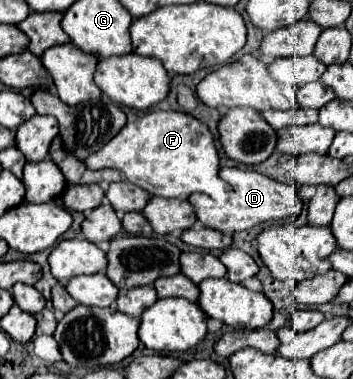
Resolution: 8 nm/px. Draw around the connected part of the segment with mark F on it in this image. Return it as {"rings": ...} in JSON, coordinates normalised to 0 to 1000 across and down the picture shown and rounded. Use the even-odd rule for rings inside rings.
{"rings":[[[431,293],[357,325],[323,367],[244,420],[244,441],[334,446],[357,478],[414,499],[425,515],[482,525],[533,525],[555,504],[629,525],[652,499],[618,462],[623,420],[606,356],[572,319],[510,293]]]}

